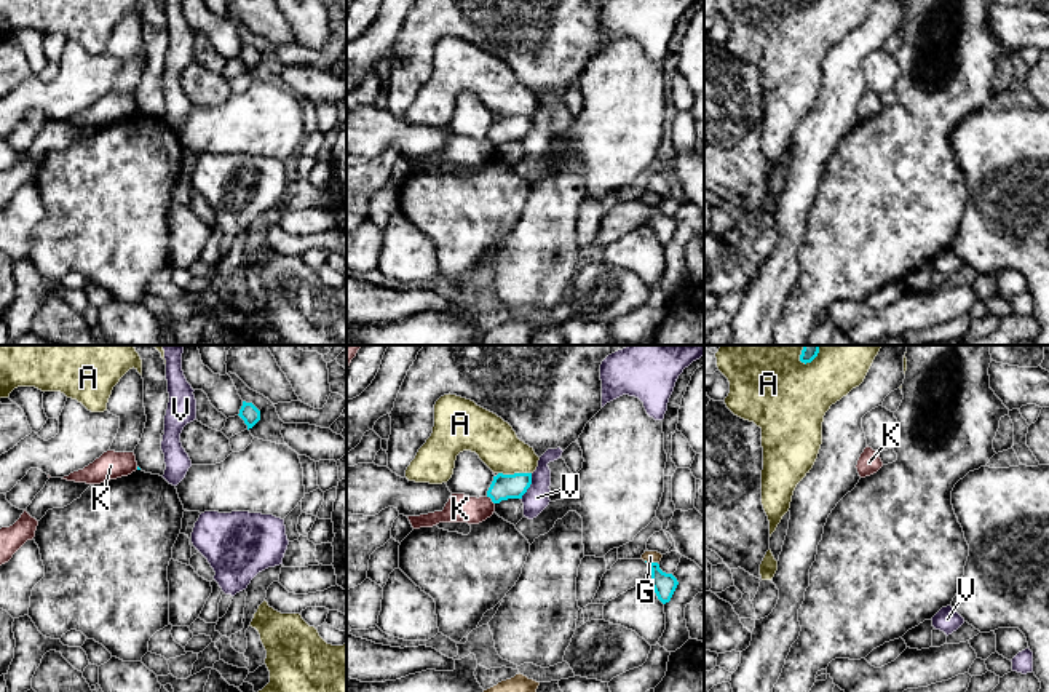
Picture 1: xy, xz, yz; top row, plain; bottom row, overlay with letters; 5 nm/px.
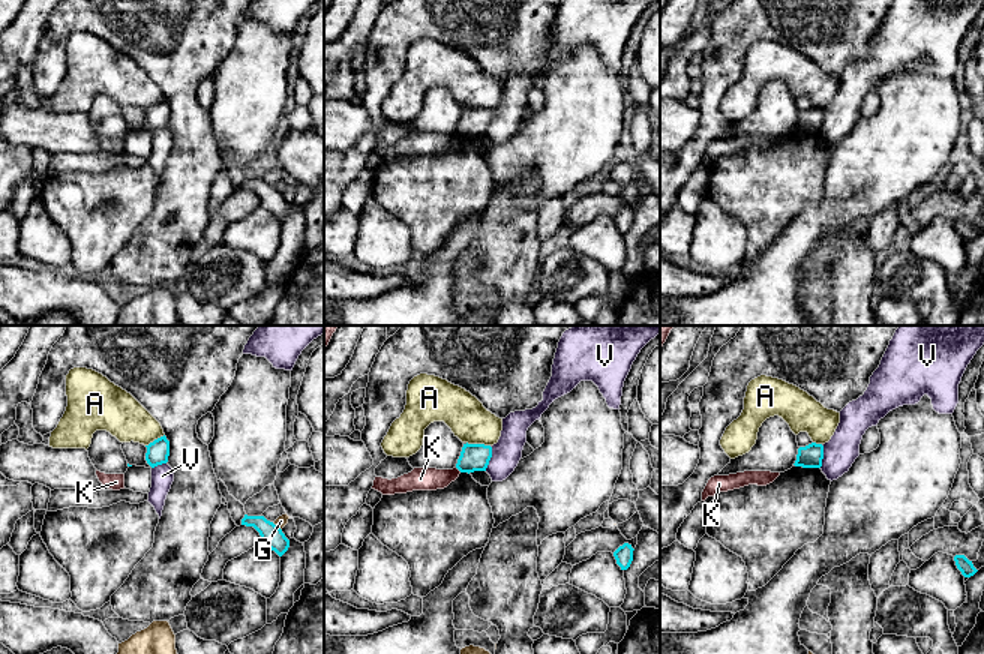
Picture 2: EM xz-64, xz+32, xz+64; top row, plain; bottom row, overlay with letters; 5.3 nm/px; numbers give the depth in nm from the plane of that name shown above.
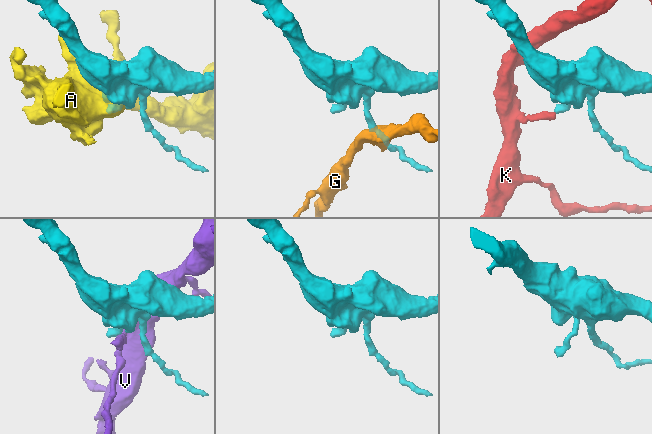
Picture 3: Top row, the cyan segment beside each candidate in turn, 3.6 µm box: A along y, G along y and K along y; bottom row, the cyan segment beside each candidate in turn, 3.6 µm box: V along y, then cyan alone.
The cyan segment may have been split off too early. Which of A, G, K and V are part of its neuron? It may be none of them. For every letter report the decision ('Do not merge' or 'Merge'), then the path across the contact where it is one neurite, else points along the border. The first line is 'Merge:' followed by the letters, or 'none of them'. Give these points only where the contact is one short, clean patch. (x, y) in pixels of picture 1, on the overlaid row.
Merge: none of them
A: Do not merge
G: Do not merge. Boundary: xz (645, 560), (657, 563)
K: Do not merge. Boundary: xz (486, 496), (494, 504)
V: Do not merge. Boundary: xz (532, 473), (532, 483), (521, 499)

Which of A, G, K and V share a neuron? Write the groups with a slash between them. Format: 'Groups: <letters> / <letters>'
Groups: A / G / K / V

